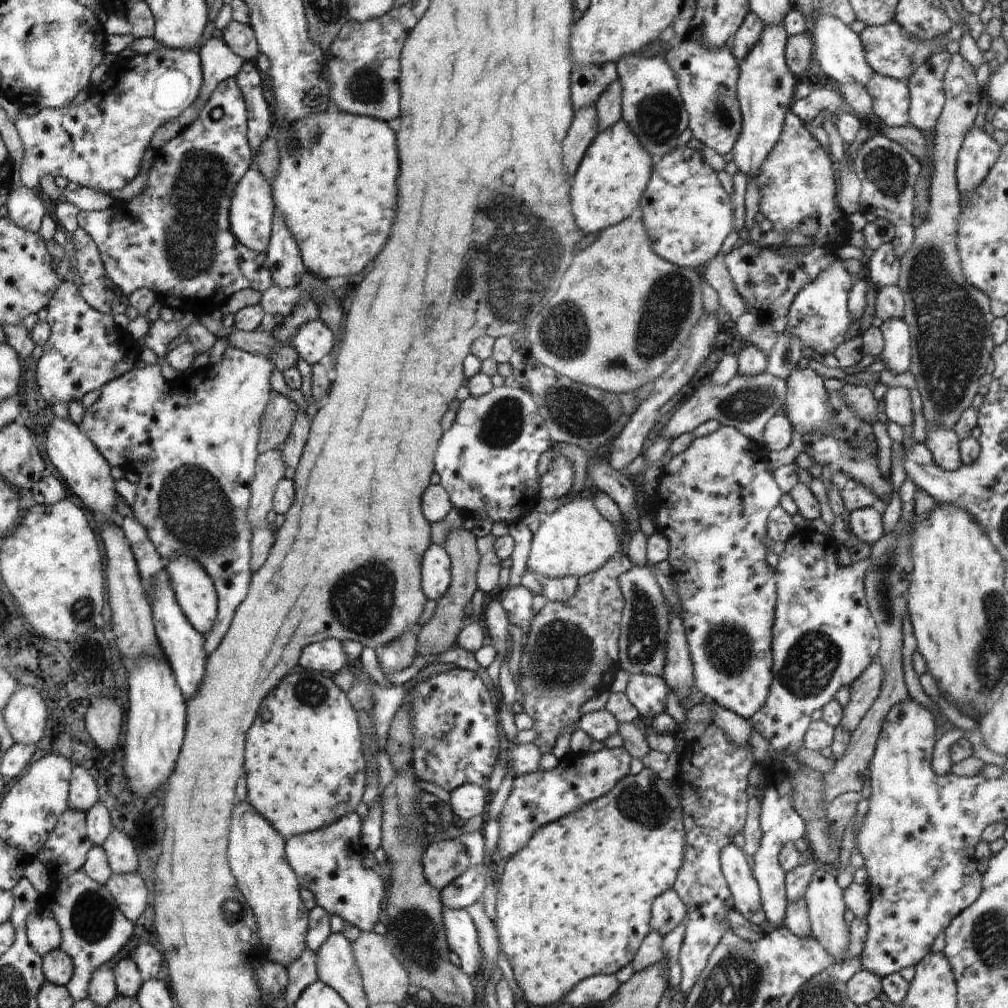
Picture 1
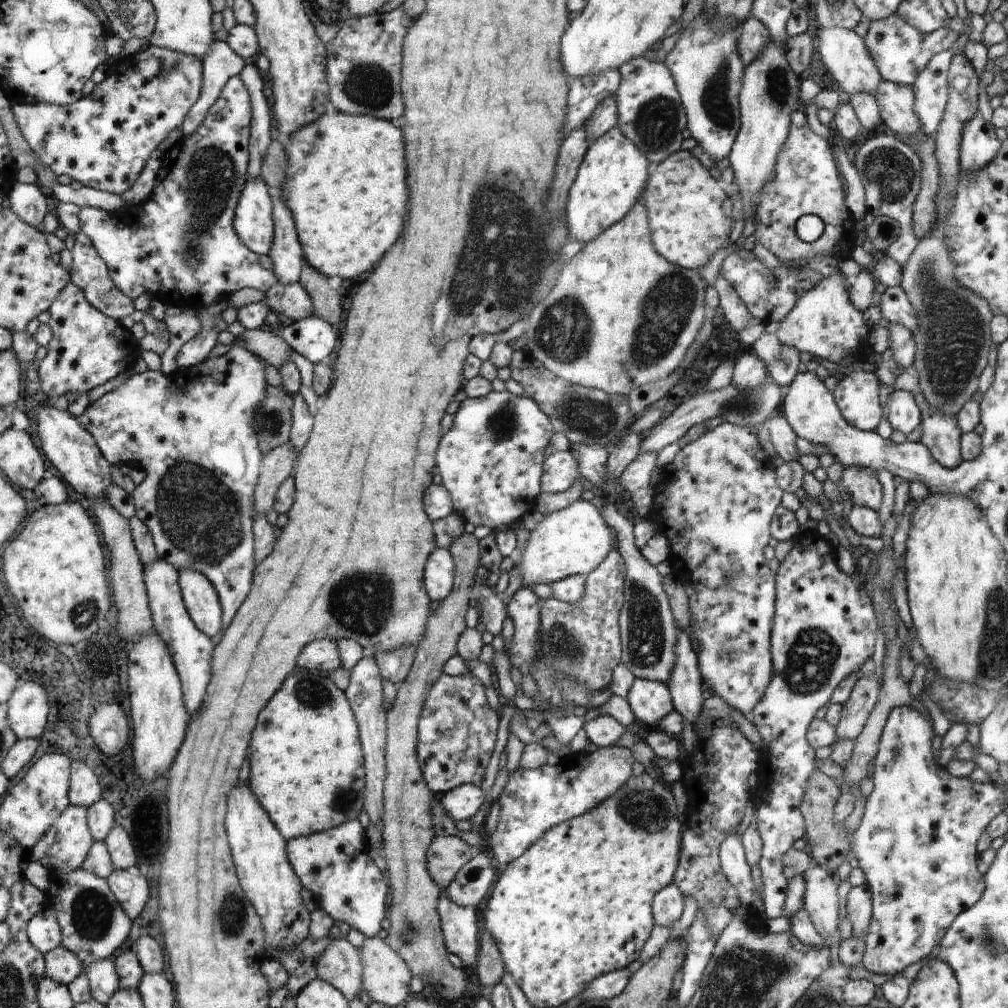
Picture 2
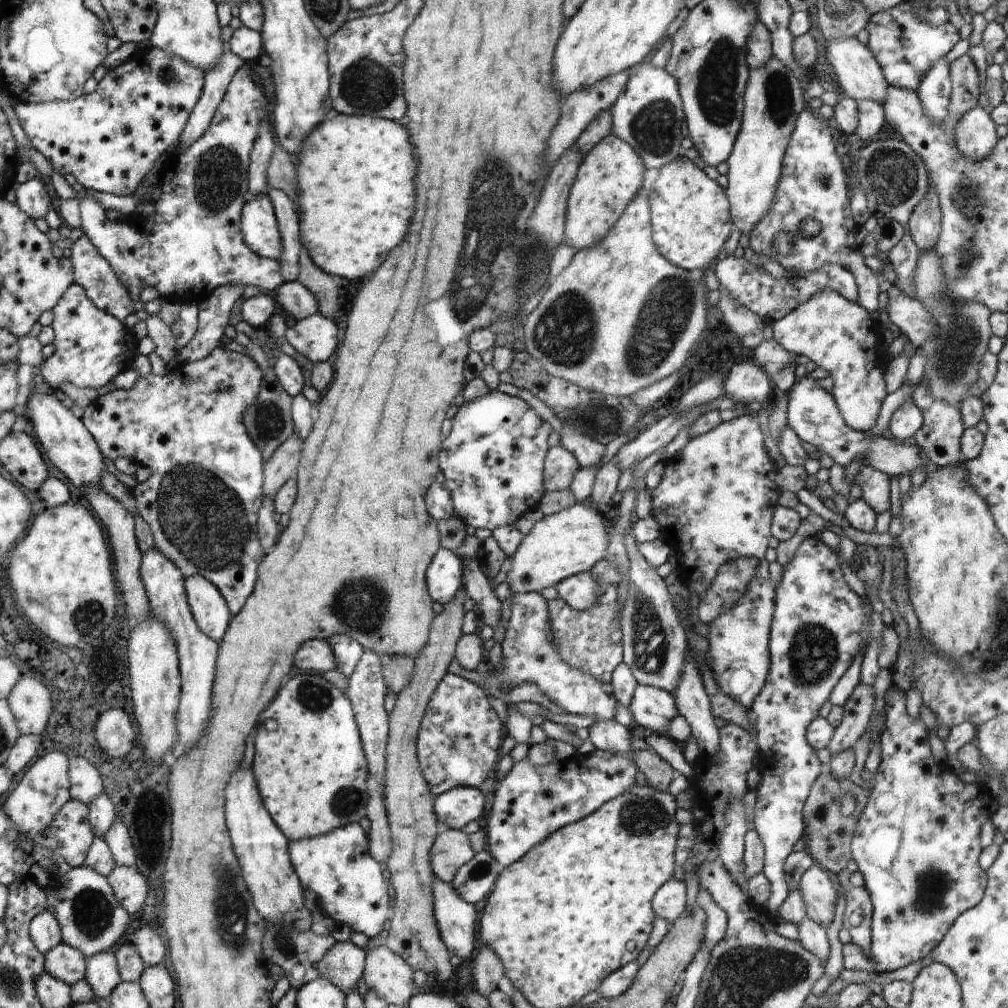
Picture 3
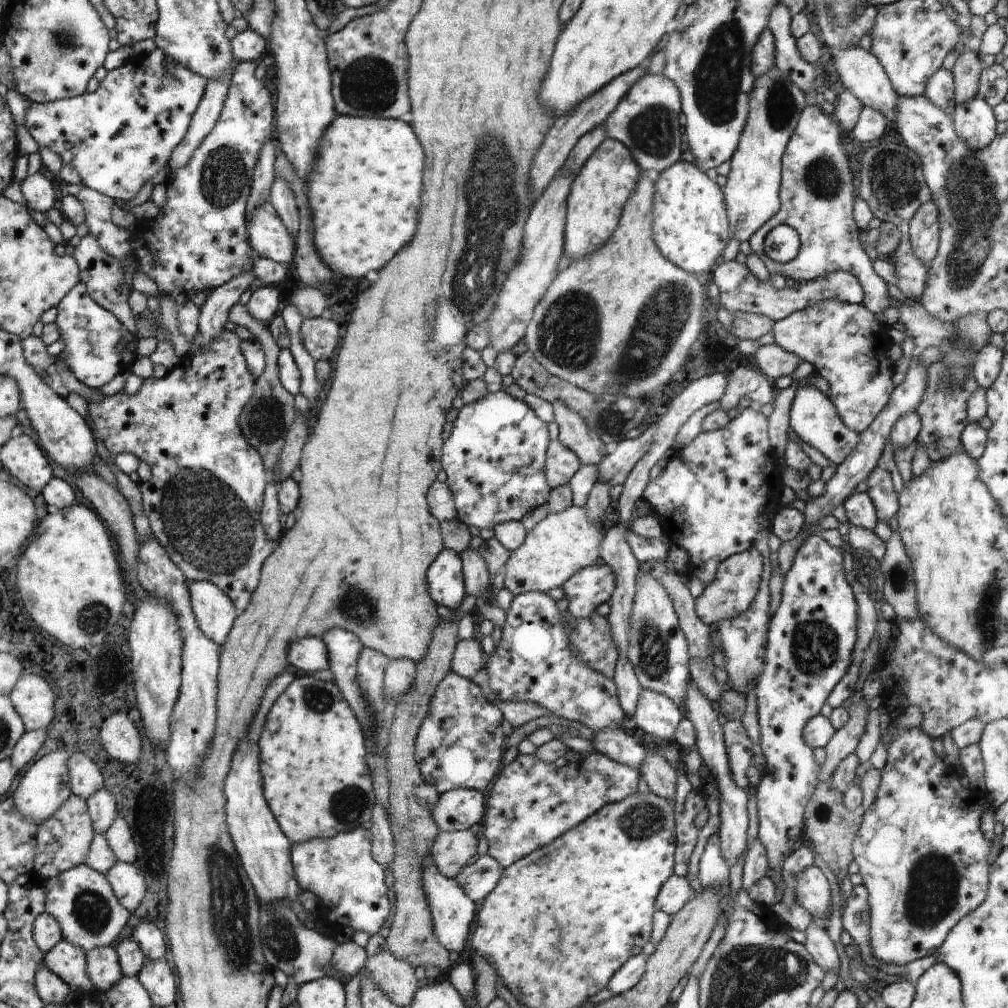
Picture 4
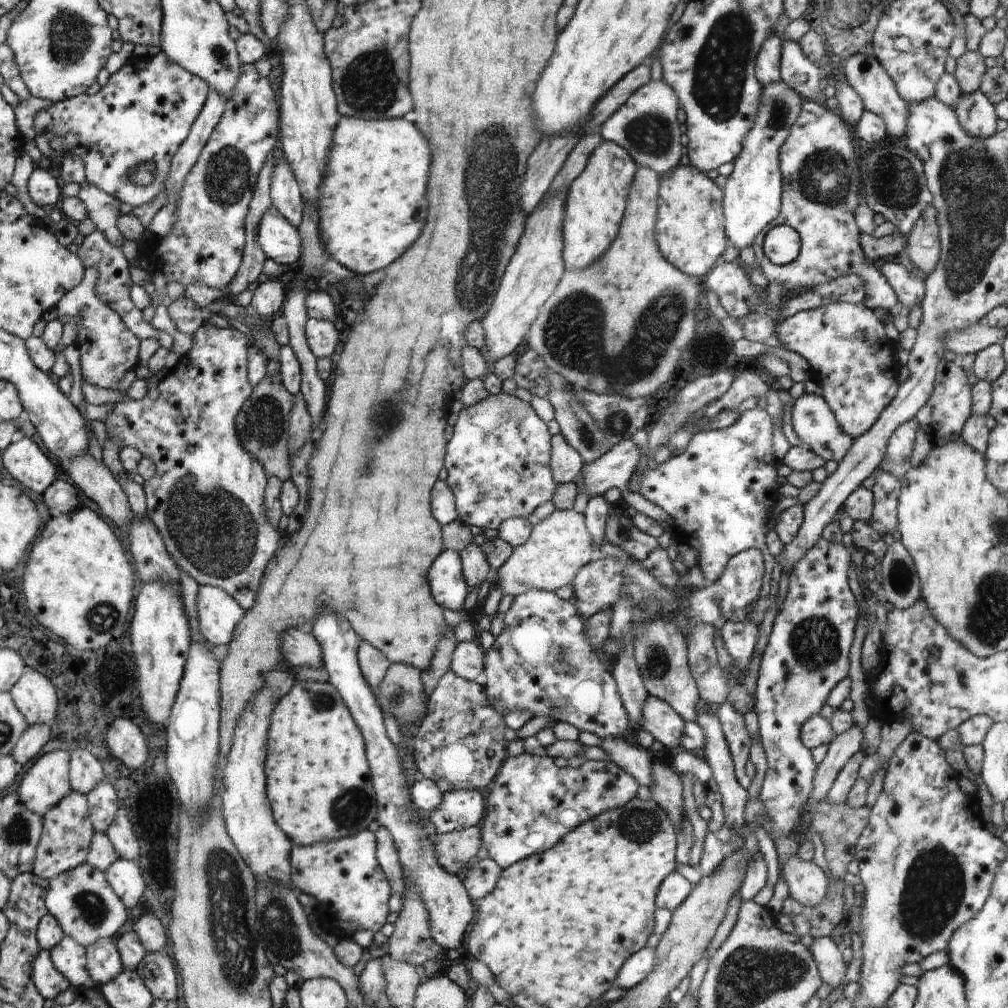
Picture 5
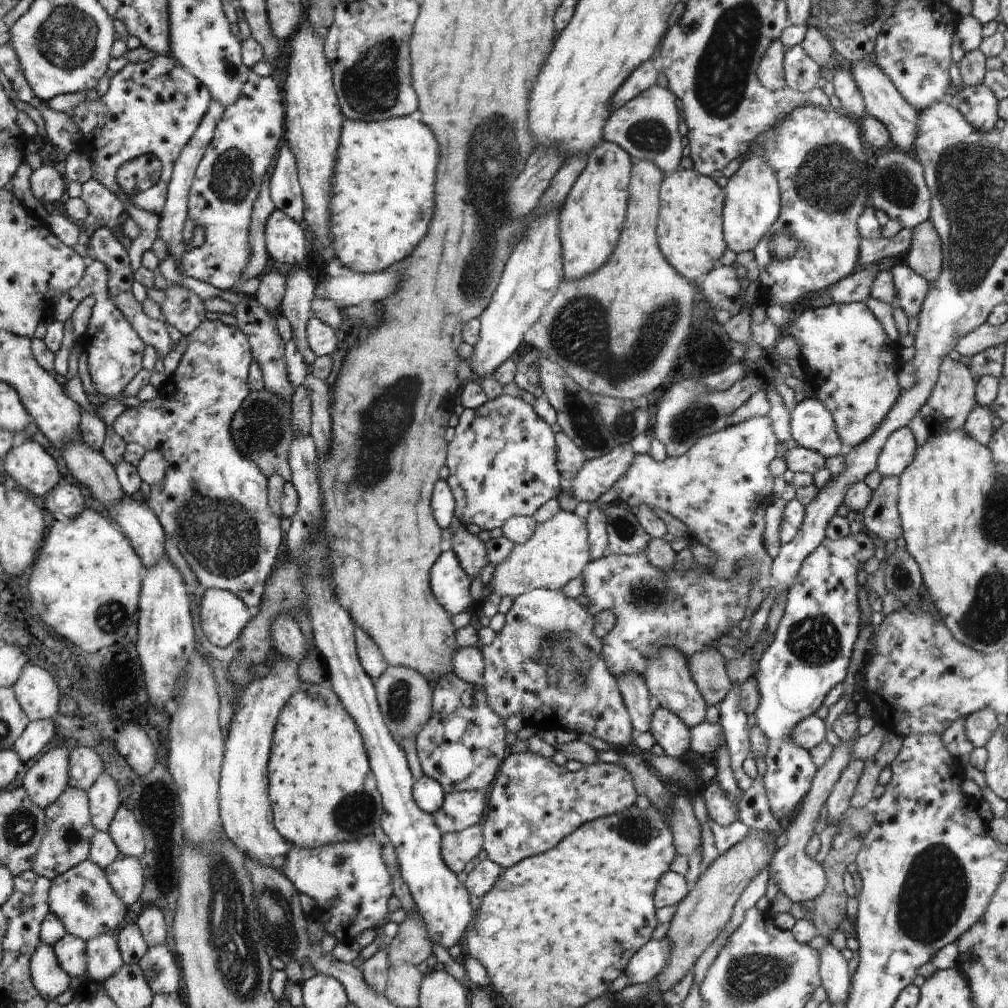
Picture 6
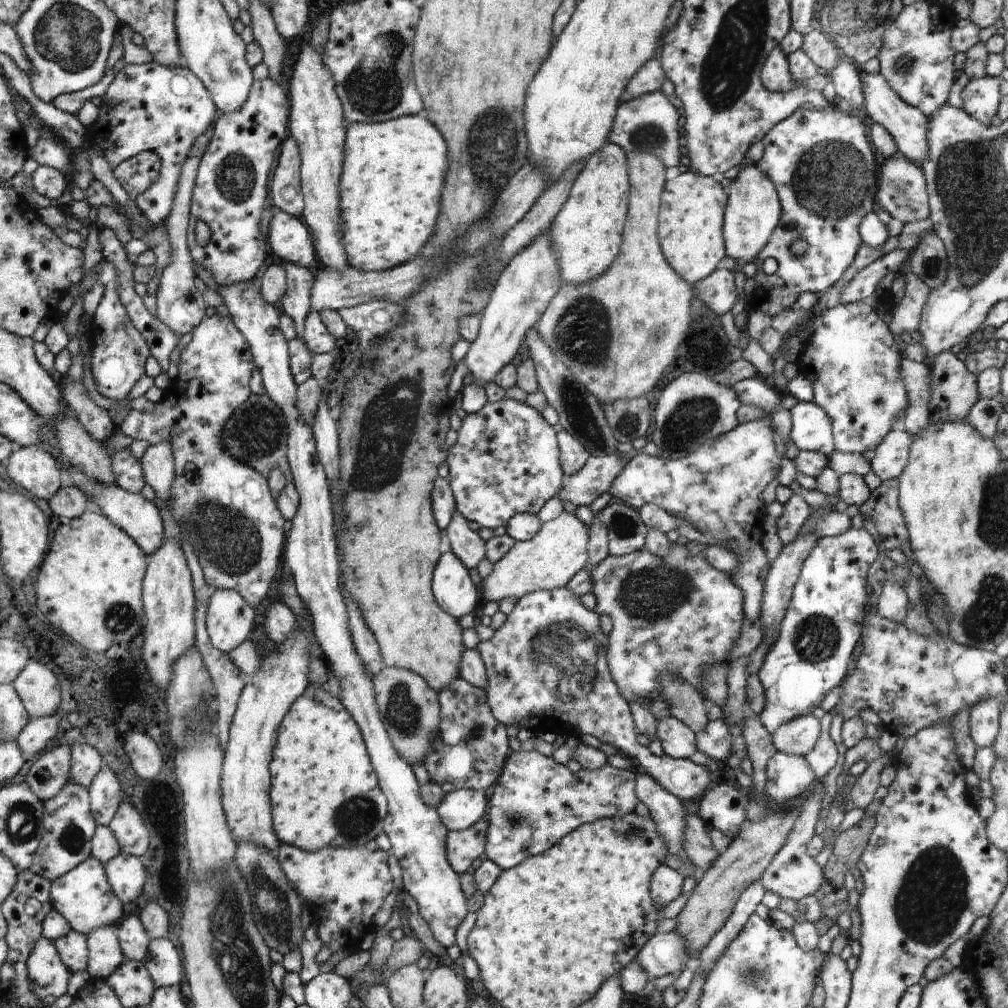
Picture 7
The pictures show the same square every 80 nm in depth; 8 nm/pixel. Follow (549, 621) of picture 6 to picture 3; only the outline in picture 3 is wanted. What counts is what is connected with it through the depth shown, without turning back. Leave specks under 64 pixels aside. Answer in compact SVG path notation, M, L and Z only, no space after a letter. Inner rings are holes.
M539 592L516 593L511 598L510 623L501 643L504 661L502 672L491 674L493 685L510 682L513 688L522 682L533 682L554 704L570 714L586 714L596 721L613 719L617 698L610 683L603 683L589 674L570 668L560 658L549 623L548 601Z

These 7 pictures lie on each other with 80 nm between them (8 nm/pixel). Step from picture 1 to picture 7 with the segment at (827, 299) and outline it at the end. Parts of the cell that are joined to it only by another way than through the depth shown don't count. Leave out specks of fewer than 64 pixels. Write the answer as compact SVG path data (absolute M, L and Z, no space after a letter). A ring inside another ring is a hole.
M869 301L859 303L838 303L834 308L829 308L823 310L823 313L812 317L809 320L809 325L812 326L812 332L807 337L804 345L805 353L810 355L810 368L812 369L812 374L806 374L806 378L811 382L813 390L813 401L821 406L830 417L833 439L835 442L836 451L842 451L847 453L858 453L858 454L868 454L872 452L880 444L880 441L890 432L890 429L896 428L894 424L895 416L900 412L906 410L908 407L908 394L906 393L906 388L902 382L902 372L900 368L900 362L904 356L902 352L898 349L898 345L894 341L893 334L889 329L889 326L876 315L875 309L870 306Z

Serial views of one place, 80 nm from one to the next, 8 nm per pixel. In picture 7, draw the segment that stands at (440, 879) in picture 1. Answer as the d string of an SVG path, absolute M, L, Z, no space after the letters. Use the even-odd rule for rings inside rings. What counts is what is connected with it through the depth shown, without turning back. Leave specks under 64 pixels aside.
M486 818L479 820L474 826L461 831L449 831L446 840L447 859L456 872L464 874L470 864L484 854L487 846Z

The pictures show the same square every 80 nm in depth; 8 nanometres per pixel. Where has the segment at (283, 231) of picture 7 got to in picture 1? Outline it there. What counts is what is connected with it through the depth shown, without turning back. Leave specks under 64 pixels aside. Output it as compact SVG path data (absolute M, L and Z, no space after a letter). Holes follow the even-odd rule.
M252 165L250 170L240 179L240 188L235 188L236 200L232 200L232 232L240 236L240 244L247 246L254 252L266 252L270 242L271 228L274 226L276 215L274 197L272 196L271 183L267 177Z

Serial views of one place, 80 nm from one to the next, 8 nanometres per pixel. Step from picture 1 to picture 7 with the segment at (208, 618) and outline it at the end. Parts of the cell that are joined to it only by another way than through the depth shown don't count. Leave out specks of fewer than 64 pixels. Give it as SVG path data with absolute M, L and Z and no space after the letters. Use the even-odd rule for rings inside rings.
M216 589L205 610L205 625L210 644L228 653L244 642L254 628L256 614L239 592Z

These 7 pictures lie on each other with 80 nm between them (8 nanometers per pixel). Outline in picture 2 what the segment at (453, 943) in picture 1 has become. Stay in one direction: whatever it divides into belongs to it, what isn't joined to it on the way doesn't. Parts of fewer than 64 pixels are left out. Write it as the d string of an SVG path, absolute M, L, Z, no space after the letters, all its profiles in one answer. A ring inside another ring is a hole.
M444 893L439 898L439 919L442 921L443 935L447 939L447 949L462 960L464 968L473 966L478 952L478 922L472 907L460 906Z

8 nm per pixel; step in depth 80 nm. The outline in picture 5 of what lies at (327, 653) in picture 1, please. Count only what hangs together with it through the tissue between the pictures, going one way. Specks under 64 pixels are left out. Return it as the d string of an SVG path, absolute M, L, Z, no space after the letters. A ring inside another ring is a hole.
M300 629L285 631L281 648L292 667L323 667L321 646L312 633L305 633Z

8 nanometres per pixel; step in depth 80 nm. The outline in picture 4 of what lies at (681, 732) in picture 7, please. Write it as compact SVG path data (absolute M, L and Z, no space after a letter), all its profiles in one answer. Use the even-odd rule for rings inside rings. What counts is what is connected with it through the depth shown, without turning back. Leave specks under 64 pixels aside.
M642 689L631 726L652 734L659 743L674 742L674 731L684 714L665 694Z

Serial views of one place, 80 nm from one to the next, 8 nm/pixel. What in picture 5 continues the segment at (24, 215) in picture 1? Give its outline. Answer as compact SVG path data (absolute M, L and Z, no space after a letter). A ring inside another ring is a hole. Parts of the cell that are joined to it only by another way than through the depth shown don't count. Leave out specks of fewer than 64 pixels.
M39 166L33 170L26 188L28 188L32 202L42 208L50 206L50 204L58 204L58 200L60 200L60 184L46 170L46 166Z

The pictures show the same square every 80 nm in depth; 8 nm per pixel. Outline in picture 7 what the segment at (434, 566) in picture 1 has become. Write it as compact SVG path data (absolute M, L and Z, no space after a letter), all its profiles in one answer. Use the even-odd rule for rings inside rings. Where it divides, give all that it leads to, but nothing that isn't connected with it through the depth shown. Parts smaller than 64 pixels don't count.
M447 551L439 558L432 572L432 590L438 606L456 619L472 614L478 602L476 588L464 565L452 551Z

